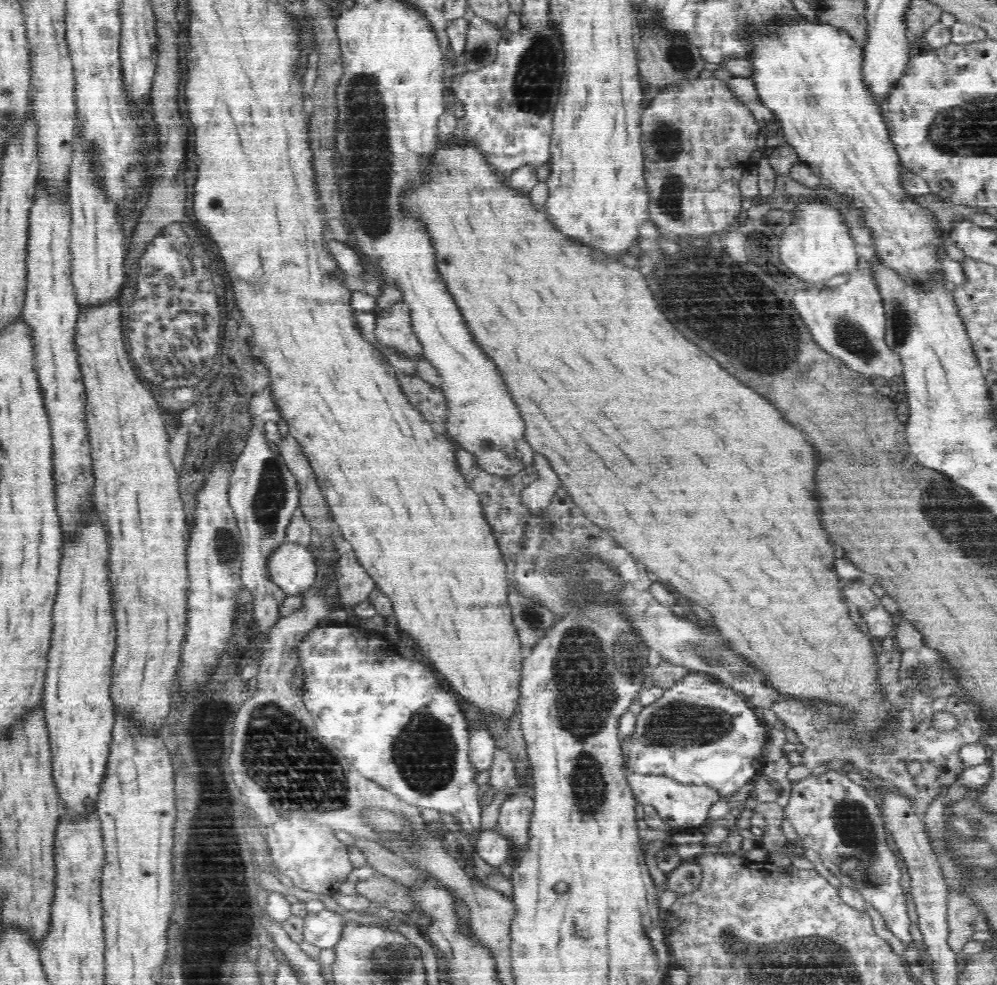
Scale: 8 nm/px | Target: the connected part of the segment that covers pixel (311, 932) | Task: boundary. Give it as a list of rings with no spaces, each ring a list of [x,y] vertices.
[[[324,910],[302,917],[303,940],[318,948],[333,948],[342,934],[343,919],[340,915]]]

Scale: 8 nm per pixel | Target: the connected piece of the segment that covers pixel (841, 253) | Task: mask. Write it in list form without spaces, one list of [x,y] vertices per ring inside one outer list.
[[[804,204],[800,212],[788,217],[782,240],[779,241],[779,257],[800,280],[810,284],[826,282],[836,276],[846,276],[857,268],[859,246],[847,235],[839,216],[827,206]]]

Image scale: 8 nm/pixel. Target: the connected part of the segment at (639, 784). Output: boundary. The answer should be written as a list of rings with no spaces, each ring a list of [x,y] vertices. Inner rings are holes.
[[[629,772],[629,783],[634,788],[634,795],[643,805],[654,806],[661,818],[674,832],[698,830],[706,822],[707,812],[713,803],[720,800],[719,794],[710,787],[695,787],[680,784],[677,780],[666,775],[644,774]]]

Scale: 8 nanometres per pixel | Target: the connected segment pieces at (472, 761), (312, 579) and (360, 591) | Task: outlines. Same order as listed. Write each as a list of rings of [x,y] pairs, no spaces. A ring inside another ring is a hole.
[[[476,721],[468,745],[468,764],[473,774],[486,772],[490,768],[494,752],[496,748],[489,731]]]
[[[287,540],[272,554],[268,569],[274,582],[286,593],[302,594],[316,582],[317,558],[309,545]]]
[[[348,550],[339,556],[338,587],[343,606],[349,610],[357,602],[363,601],[374,588],[374,580],[358,562],[356,551]]]

